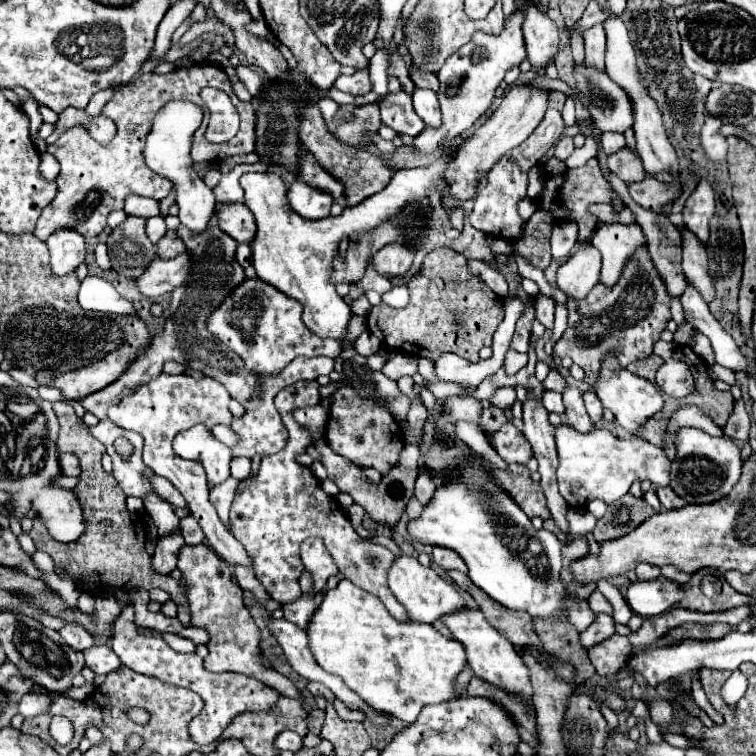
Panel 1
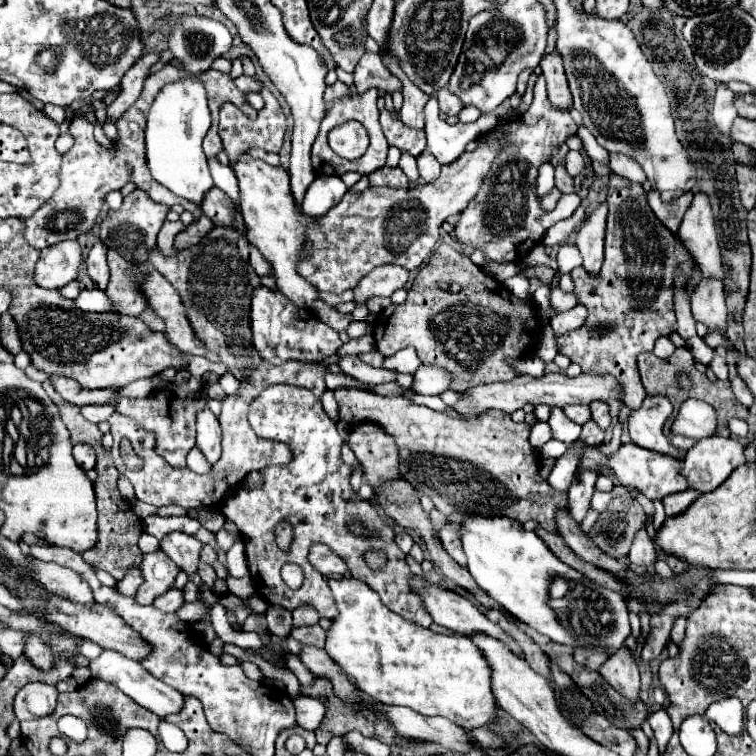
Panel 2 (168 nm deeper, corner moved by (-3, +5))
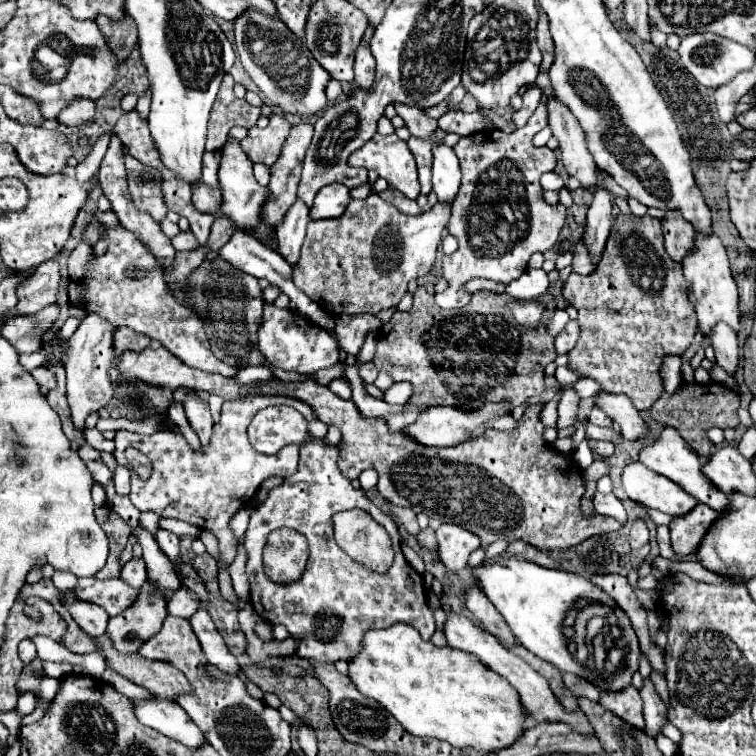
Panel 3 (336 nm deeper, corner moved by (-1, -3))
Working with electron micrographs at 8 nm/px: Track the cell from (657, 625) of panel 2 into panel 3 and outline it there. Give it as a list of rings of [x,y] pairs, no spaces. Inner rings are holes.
[[[645,681],[641,689],[641,699],[643,699],[643,713],[645,713],[645,723],[647,723],[647,733],[657,739],[661,733],[661,727],[667,721],[667,707],[663,705],[661,697],[653,689],[651,681]]]

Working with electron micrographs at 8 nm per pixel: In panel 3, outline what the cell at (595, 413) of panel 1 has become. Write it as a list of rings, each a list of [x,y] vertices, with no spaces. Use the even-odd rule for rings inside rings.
[[[593,407],[591,415],[589,415],[589,421],[591,421],[593,425],[599,425],[599,427],[611,427],[611,425],[613,425],[611,419],[609,419],[599,407]]]

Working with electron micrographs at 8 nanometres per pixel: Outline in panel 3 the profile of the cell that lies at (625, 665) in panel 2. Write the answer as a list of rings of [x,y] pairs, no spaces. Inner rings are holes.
[[[633,685],[627,687],[627,691],[623,691],[623,693],[601,693],[599,703],[607,711],[617,715],[619,719],[645,731],[645,721],[643,721],[643,711],[641,711],[643,703],[641,703],[639,691]]]

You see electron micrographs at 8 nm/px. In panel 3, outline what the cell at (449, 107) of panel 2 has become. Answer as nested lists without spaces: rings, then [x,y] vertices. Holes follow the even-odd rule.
[[[451,111],[443,119],[439,119],[439,129],[445,133],[455,133],[459,137],[467,137],[471,133],[483,131],[485,129],[485,117],[475,111],[475,113],[459,113]]]

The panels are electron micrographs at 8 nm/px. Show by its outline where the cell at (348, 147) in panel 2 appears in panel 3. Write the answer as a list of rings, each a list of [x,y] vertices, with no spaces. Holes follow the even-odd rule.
[[[375,133],[375,137],[367,141],[363,149],[351,155],[349,165],[373,169],[389,183],[389,187],[401,191],[405,197],[419,197],[415,159],[407,149],[407,143],[401,141],[397,135],[383,137]]]

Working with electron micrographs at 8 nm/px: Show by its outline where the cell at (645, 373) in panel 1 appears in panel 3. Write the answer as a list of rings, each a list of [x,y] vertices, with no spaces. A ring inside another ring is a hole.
[[[685,383],[681,389],[677,389],[675,395],[663,393],[663,397],[655,401],[655,405],[647,413],[651,415],[651,419],[677,429],[679,435],[689,443],[693,451],[709,457],[713,443],[709,443],[709,439],[705,437],[705,431],[709,427],[721,427],[721,429],[737,427],[739,425],[737,409],[739,409],[739,395],[735,395],[733,391],[717,385],[717,393],[713,393],[713,385]]]

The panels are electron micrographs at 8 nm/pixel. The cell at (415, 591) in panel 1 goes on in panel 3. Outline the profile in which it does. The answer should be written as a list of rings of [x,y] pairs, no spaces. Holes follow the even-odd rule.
[[[451,613],[451,615],[447,617],[447,623],[445,623],[445,637],[447,637],[447,645],[449,645],[449,647],[475,655],[483,665],[487,665],[489,669],[493,669],[497,675],[505,677],[505,679],[517,689],[517,693],[521,695],[521,701],[523,701],[525,711],[527,711],[537,723],[565,723],[565,725],[569,725],[575,733],[581,733],[581,735],[585,735],[585,737],[595,737],[595,729],[589,725],[585,713],[581,713],[581,711],[577,711],[577,713],[565,711],[565,707],[557,701],[557,697],[555,697],[553,691],[549,689],[547,681],[545,681],[535,669],[531,669],[521,657],[515,657],[509,649],[505,649],[505,647],[497,641],[497,637],[493,637],[491,633],[487,633],[483,627],[473,625],[473,623],[471,623],[467,617],[463,617],[463,615]]]

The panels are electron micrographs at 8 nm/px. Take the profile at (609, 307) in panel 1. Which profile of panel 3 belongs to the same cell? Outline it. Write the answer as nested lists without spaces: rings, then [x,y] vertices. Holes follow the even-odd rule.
[[[619,215],[595,273],[571,273],[565,281],[563,295],[579,311],[577,321],[581,325],[579,341],[569,353],[569,367],[579,371],[583,377],[603,383],[609,393],[627,395],[637,410],[648,410],[663,395],[659,375],[663,357],[683,357],[693,343],[693,325],[697,325],[695,311],[687,305],[687,293],[683,293],[683,269],[667,257],[663,247],[661,223],[653,217],[639,219],[635,215]]]

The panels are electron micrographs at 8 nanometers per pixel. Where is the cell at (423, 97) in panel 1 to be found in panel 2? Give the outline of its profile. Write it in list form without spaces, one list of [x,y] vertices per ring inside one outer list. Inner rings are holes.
[[[431,97],[425,107],[425,133],[427,133],[427,151],[435,155],[435,159],[441,165],[447,165],[449,161],[455,161],[461,151],[465,151],[467,143],[477,139],[479,135],[491,131],[495,127],[497,117],[495,115],[483,115],[475,123],[455,123],[449,125],[447,121],[439,119],[439,105],[437,97]]]

